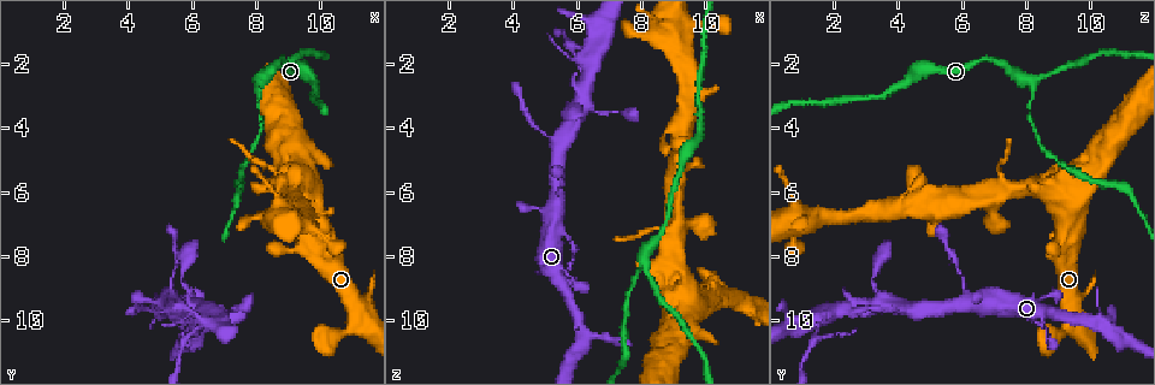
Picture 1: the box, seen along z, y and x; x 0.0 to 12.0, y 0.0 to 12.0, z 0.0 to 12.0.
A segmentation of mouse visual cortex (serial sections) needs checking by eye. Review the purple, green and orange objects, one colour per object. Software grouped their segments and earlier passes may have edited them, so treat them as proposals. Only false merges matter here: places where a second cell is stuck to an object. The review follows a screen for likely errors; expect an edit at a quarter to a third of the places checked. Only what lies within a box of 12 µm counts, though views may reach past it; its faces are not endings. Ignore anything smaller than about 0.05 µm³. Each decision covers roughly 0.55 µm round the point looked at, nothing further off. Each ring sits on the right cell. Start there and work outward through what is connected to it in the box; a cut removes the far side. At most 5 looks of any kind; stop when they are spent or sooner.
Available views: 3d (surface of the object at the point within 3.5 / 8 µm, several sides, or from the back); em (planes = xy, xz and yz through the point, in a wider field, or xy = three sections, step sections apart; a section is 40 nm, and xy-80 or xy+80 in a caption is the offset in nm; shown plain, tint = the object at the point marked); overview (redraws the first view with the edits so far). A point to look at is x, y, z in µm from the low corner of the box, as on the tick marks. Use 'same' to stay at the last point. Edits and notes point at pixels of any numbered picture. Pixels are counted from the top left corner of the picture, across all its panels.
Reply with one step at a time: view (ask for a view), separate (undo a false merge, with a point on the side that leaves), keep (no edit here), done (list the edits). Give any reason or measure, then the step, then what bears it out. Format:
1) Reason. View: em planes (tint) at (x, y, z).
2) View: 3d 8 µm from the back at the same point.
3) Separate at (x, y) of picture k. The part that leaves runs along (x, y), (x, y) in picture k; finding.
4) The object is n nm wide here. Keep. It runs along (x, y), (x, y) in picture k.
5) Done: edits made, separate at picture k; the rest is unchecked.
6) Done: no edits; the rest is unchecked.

Abrupt turn. View: 3d 3.5 µm at (9.0, 6.0, 9.1).

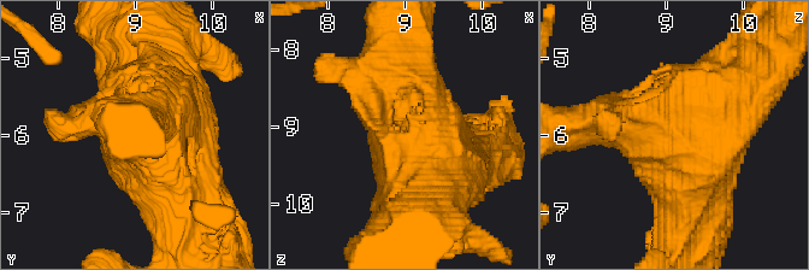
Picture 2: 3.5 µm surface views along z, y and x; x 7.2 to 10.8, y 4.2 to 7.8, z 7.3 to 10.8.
View: em xy step 2 (tint) at the same point.

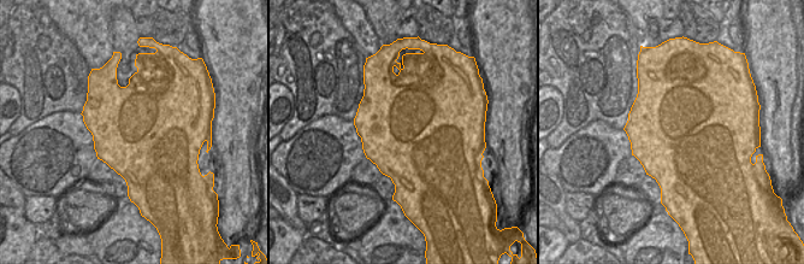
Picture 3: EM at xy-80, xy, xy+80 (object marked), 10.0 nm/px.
Keep. It runs along (686, 192), (686, 166), (732, 99) in picture 2; all the same cell.

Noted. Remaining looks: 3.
Thin arm on a thick one. View: 3d 3.5 µm at (8.1, 2.6, 8.1).

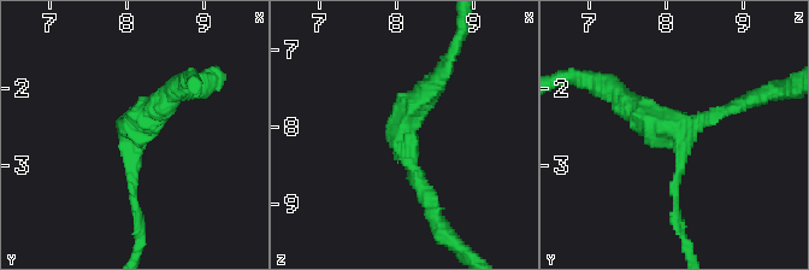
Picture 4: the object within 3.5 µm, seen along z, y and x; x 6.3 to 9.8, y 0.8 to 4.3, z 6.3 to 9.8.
View: em xy step 1 (tint) at (8.10, 2.55, 8.20).

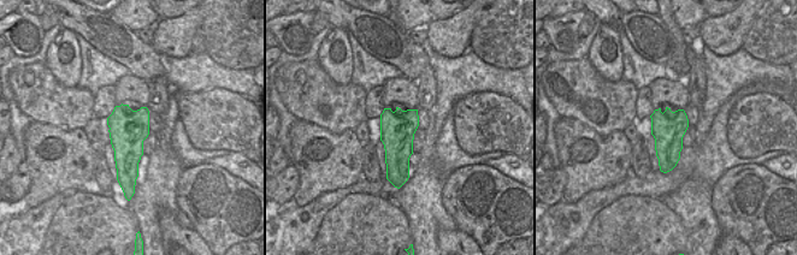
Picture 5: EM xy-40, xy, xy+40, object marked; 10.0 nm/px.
View: em xy step 2 (tint) at the same point.

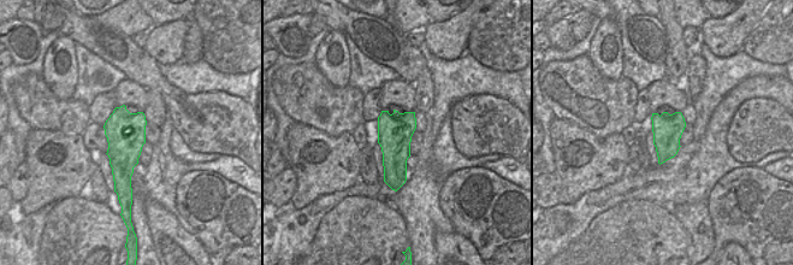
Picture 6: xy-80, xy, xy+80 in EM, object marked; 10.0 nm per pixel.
3 arms meet here. Keep. It runs along (621, 99), (683, 136), (674, 213) in picture 4; all the same cell.

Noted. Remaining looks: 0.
Done: no edits; the rest is unchecked.

